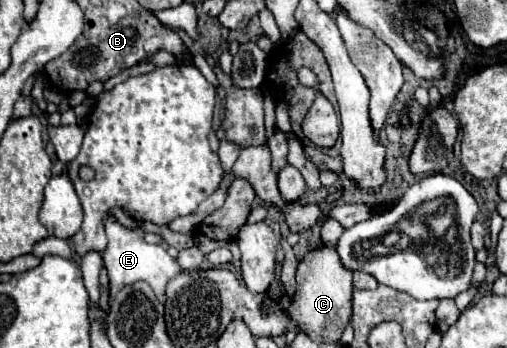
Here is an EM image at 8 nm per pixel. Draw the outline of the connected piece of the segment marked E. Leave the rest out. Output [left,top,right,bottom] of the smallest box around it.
[103,219,181,301]

